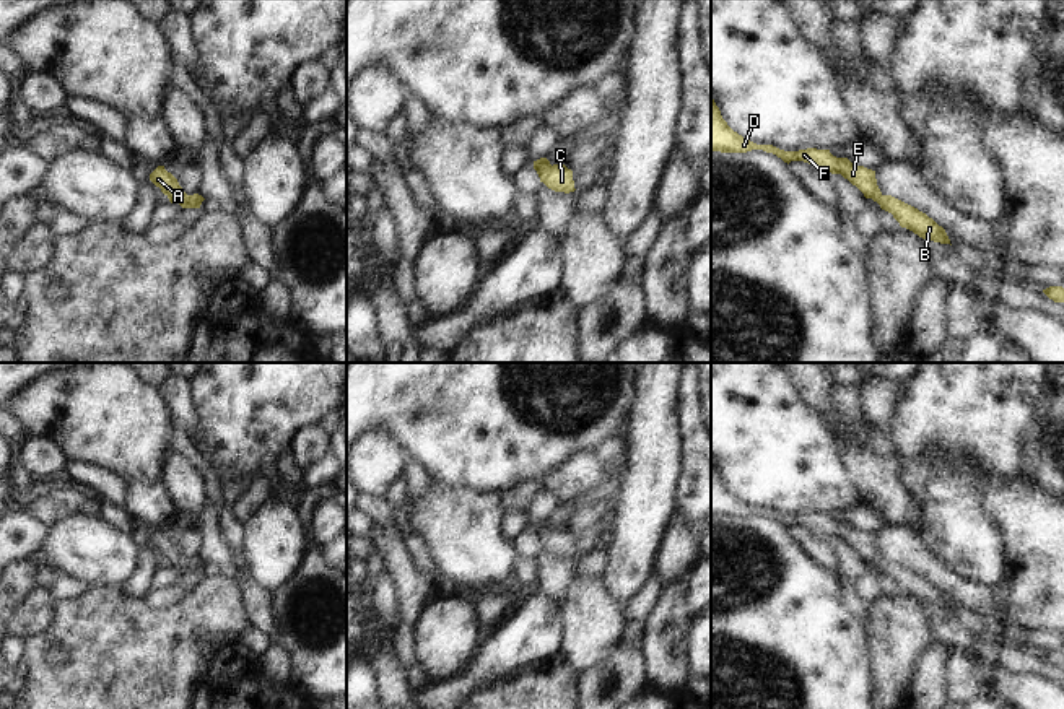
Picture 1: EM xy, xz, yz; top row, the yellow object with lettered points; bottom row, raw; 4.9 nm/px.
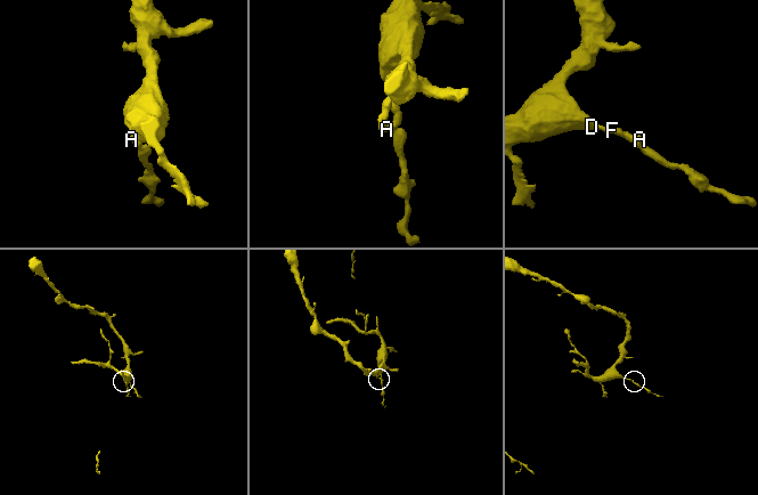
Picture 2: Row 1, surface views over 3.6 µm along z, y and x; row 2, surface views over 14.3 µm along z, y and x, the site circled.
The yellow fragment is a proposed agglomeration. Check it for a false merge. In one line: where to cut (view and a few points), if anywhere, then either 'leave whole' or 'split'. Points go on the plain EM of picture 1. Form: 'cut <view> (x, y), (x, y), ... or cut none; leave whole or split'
cut none; leave whole

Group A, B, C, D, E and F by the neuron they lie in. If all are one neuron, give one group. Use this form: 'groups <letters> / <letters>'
groups A B C D E F

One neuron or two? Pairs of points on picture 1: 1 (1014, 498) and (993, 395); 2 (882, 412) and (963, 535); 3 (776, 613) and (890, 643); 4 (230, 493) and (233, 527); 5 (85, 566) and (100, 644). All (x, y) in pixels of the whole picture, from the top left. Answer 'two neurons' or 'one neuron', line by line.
1: two neurons
2: two neurons
3: two neurons
4: one neuron
5: two neurons

